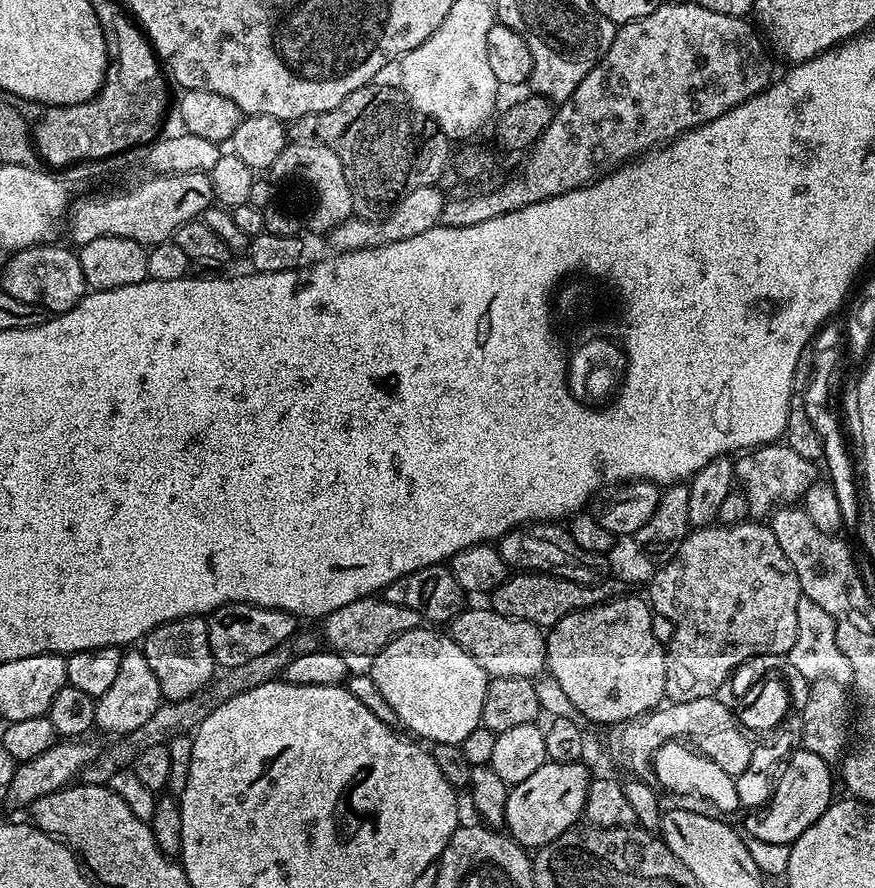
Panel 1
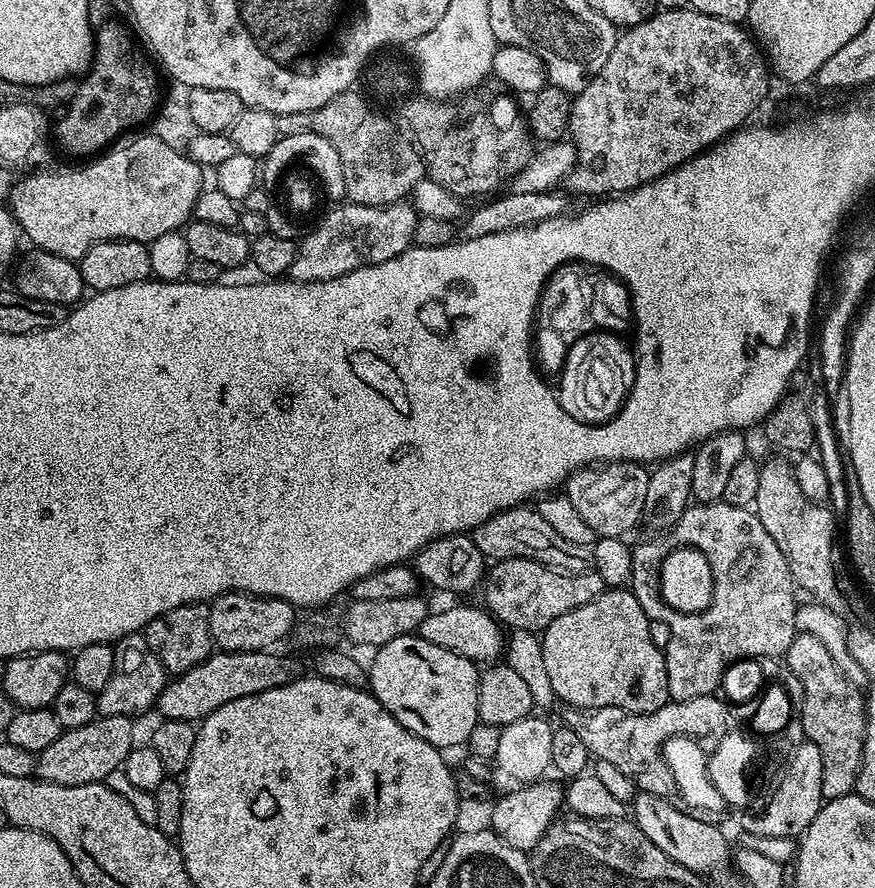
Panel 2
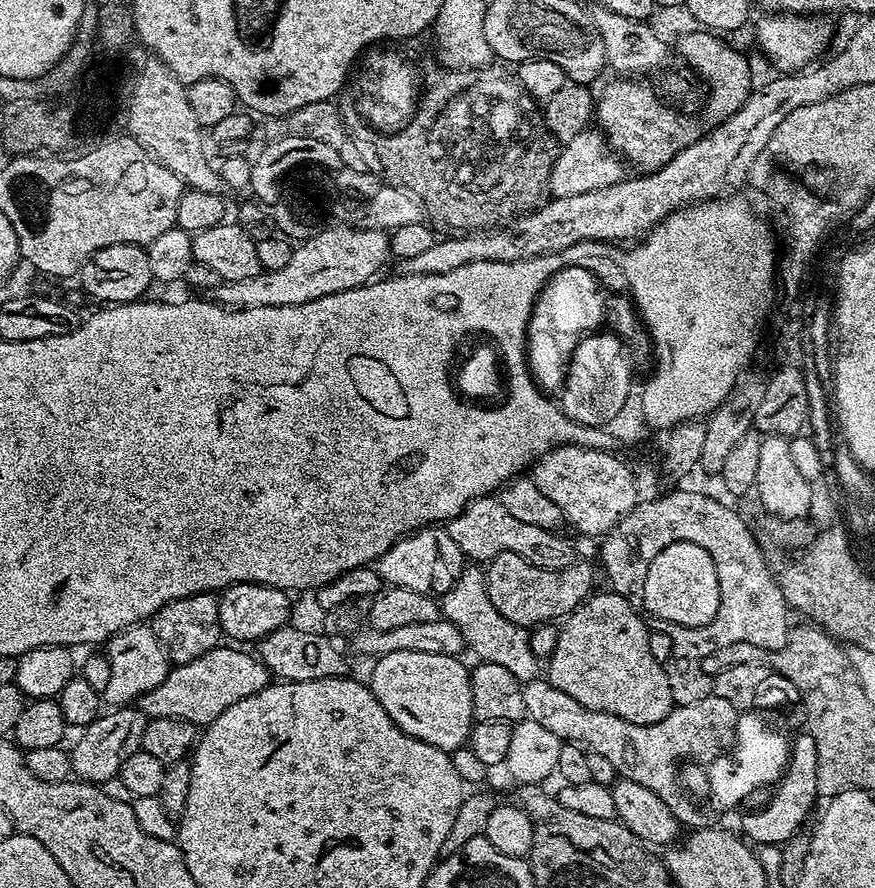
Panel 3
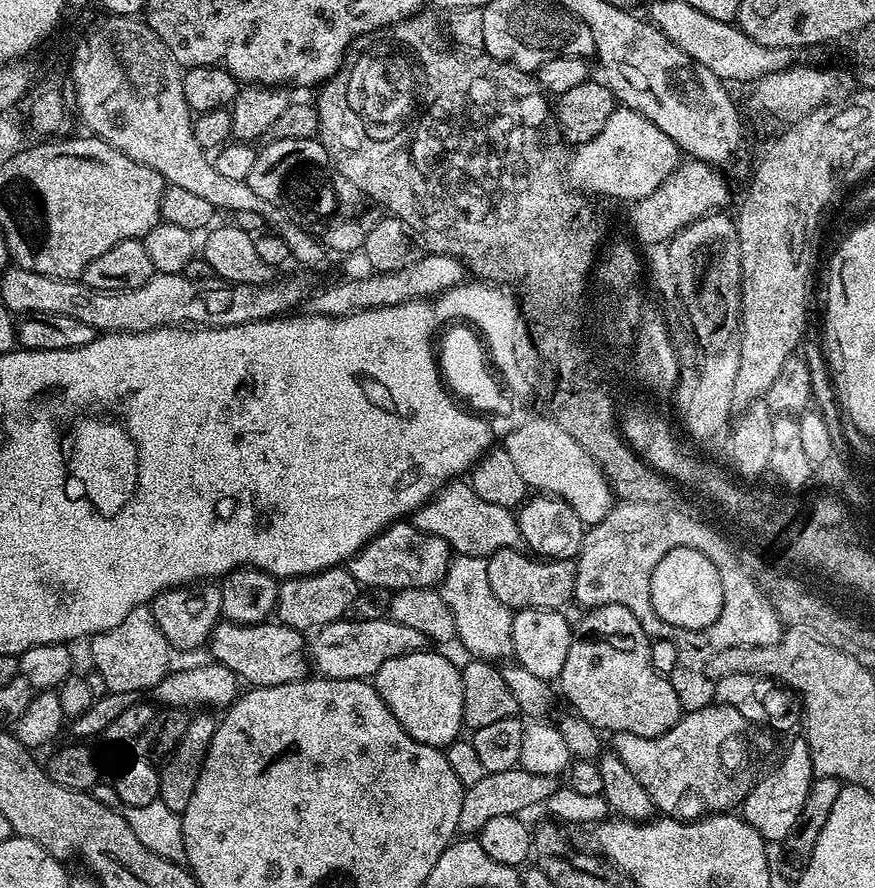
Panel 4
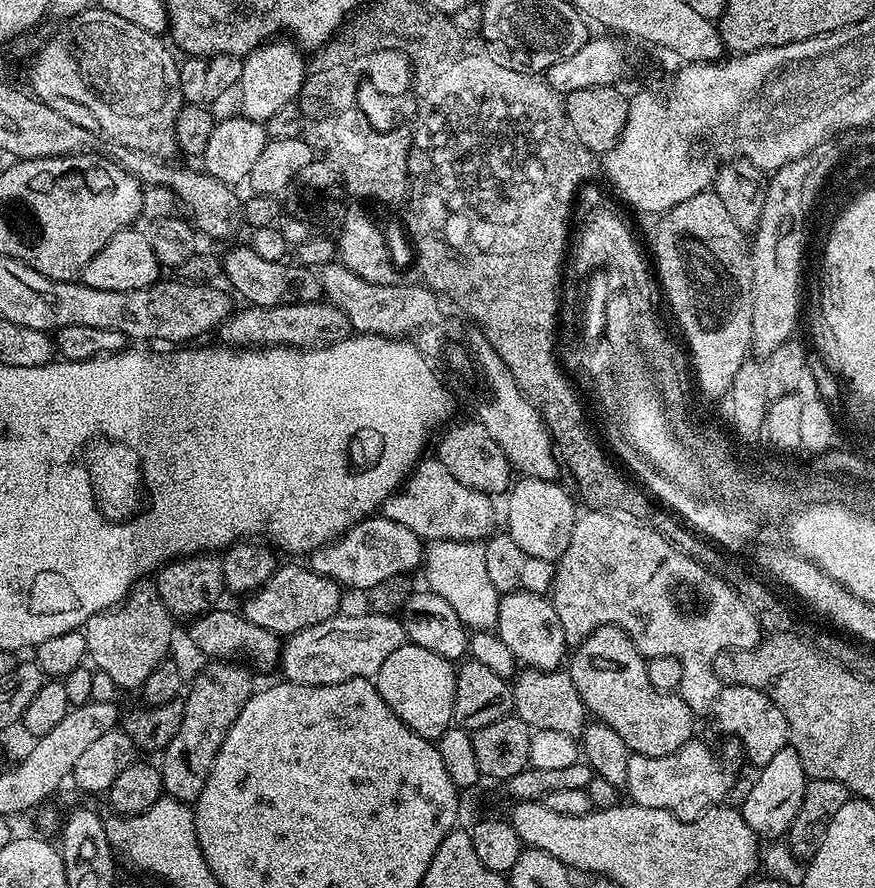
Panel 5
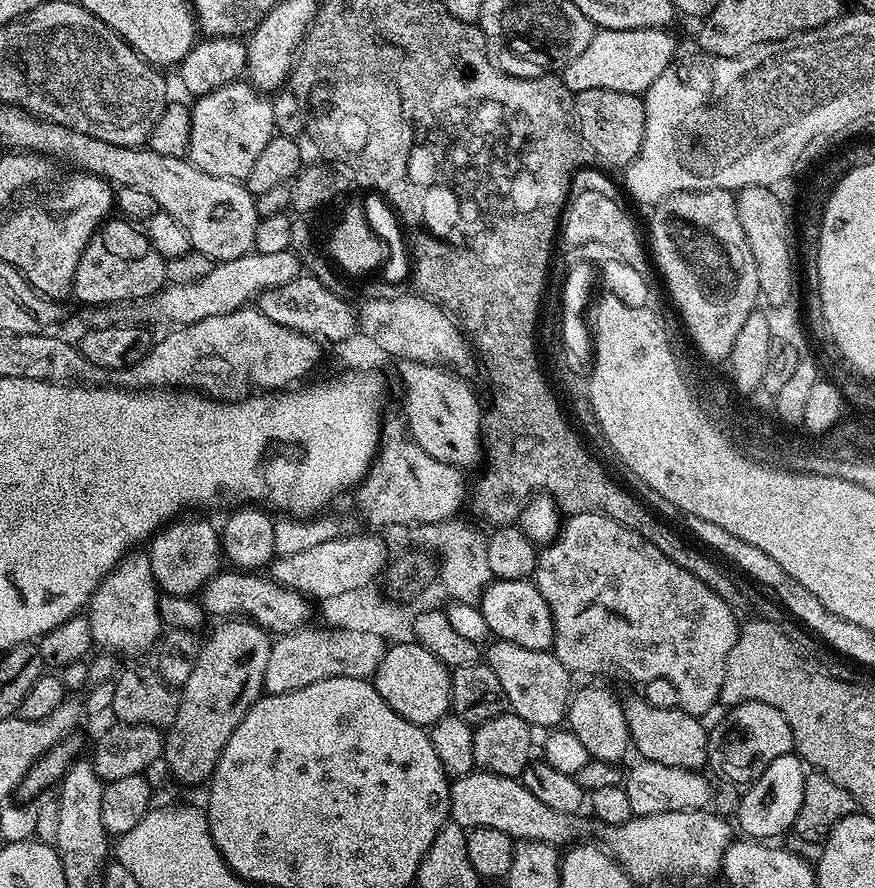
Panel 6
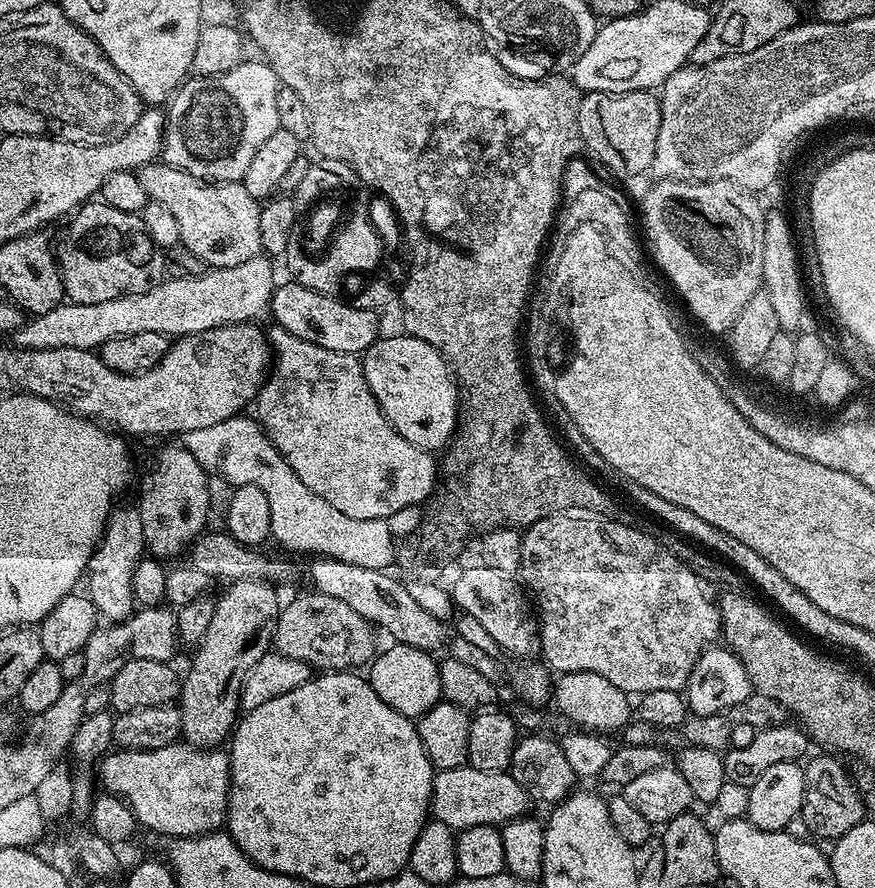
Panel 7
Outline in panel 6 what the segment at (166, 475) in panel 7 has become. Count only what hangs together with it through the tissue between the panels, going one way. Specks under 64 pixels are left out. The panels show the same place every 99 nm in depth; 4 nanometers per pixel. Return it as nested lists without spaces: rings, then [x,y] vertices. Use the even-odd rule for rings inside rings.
[[[177,518],[164,525],[147,541],[150,570],[154,570],[156,586],[165,596],[195,597],[204,591],[206,582],[222,568],[222,549],[217,525],[208,520]]]

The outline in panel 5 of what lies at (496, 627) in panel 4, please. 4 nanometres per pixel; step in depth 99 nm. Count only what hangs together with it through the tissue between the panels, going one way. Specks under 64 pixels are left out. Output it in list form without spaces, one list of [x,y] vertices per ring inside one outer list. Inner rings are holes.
[[[430,540],[427,541],[422,561],[422,573],[427,587],[438,598],[446,598],[446,602],[453,608],[454,614],[462,621],[465,628],[476,632],[486,632],[497,627],[498,612],[502,593],[496,589],[494,582],[486,571],[486,550],[484,544],[478,540]]]

